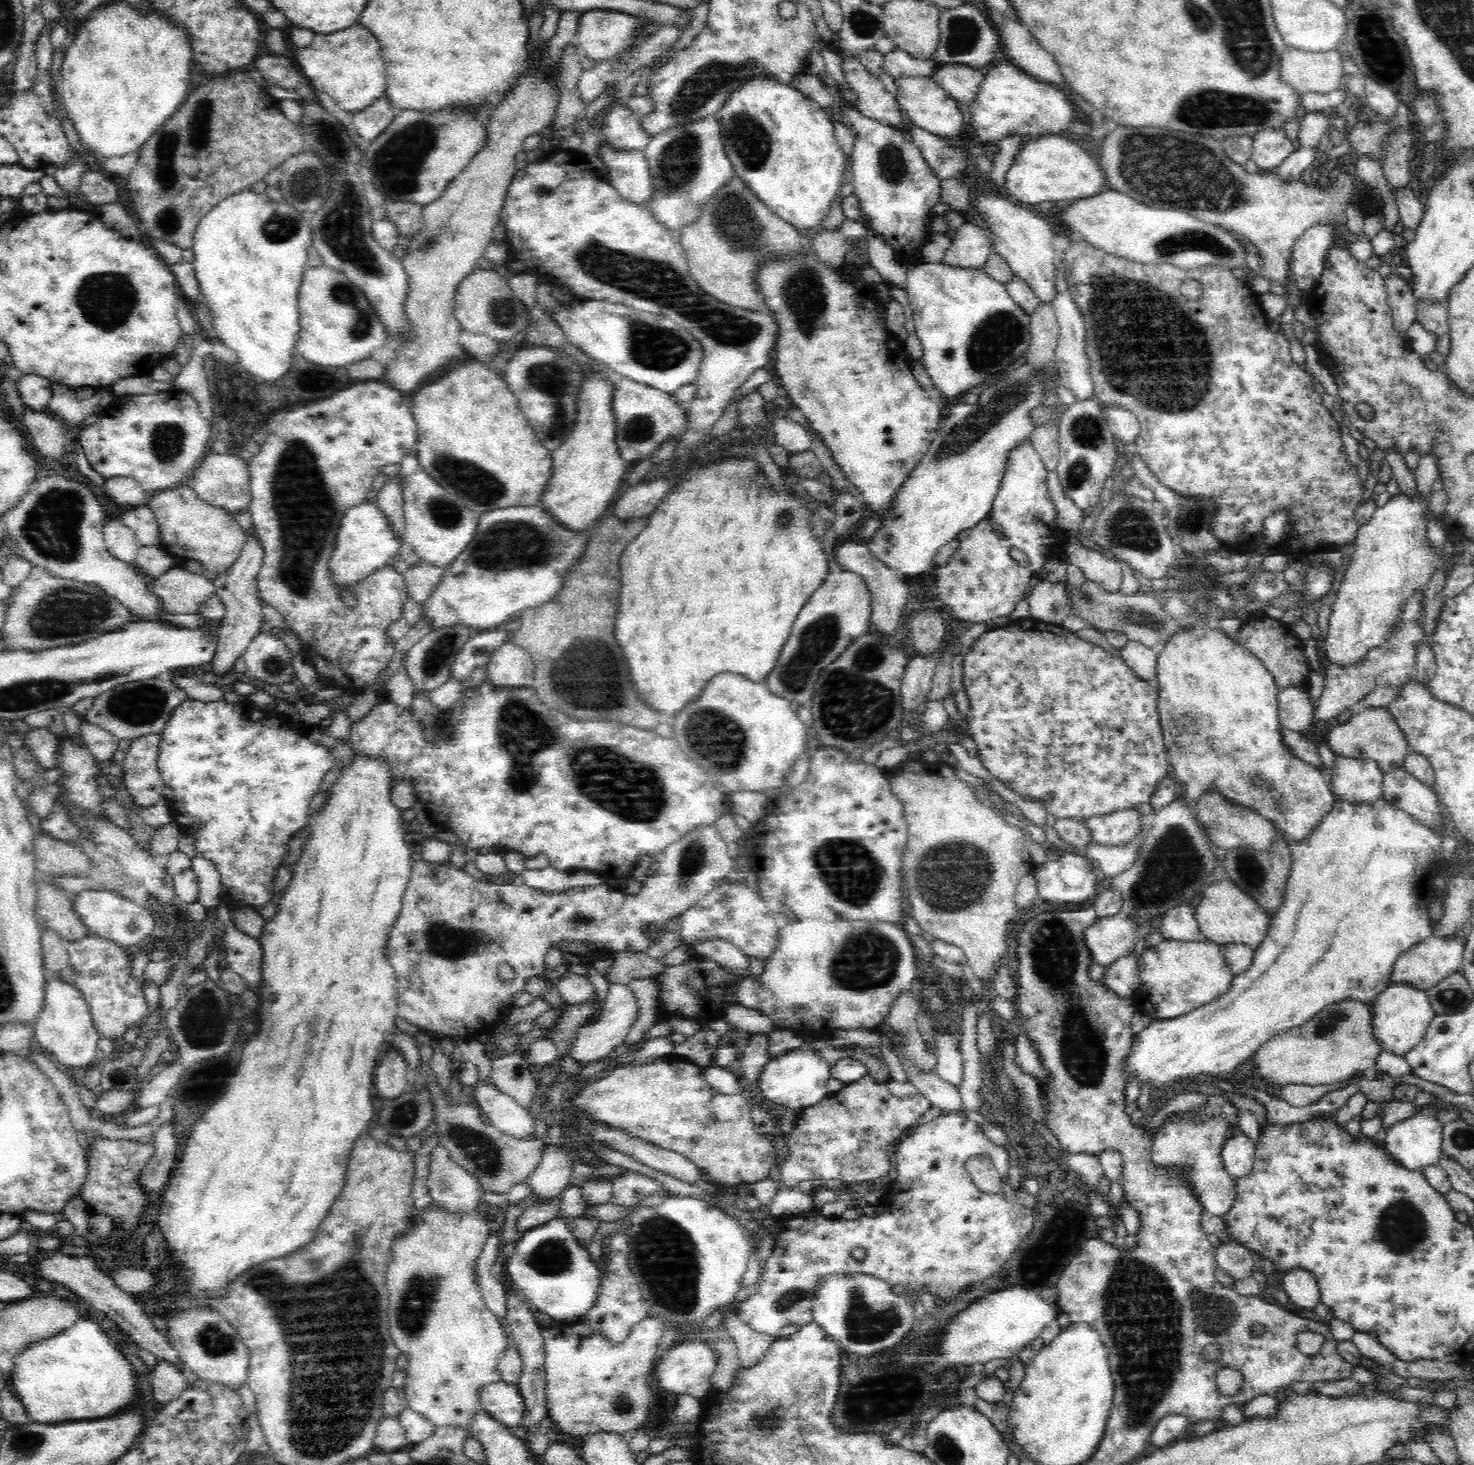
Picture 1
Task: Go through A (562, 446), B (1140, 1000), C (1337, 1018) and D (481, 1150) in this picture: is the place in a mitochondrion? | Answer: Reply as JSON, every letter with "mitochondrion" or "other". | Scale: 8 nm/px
{"A":"other","B":"other","C":"mitochondrion","D":"mitochondrion"}

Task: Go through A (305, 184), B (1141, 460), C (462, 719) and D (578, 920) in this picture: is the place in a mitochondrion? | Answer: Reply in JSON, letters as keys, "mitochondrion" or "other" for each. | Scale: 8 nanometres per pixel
{"A":"mitochondrion","B":"other","C":"other","D":"mitochondrion"}

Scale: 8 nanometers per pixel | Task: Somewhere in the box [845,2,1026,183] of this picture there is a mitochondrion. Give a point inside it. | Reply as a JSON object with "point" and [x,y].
{"point":[961,34]}

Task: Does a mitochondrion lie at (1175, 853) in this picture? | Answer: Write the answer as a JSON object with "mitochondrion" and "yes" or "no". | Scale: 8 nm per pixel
{"mitochondrion":"yes"}

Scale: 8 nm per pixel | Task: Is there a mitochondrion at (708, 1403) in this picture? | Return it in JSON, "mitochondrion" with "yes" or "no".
{"mitochondrion":"no"}

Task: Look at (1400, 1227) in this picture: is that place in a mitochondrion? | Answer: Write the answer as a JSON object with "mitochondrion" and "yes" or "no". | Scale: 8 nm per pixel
{"mitochondrion":"yes"}

